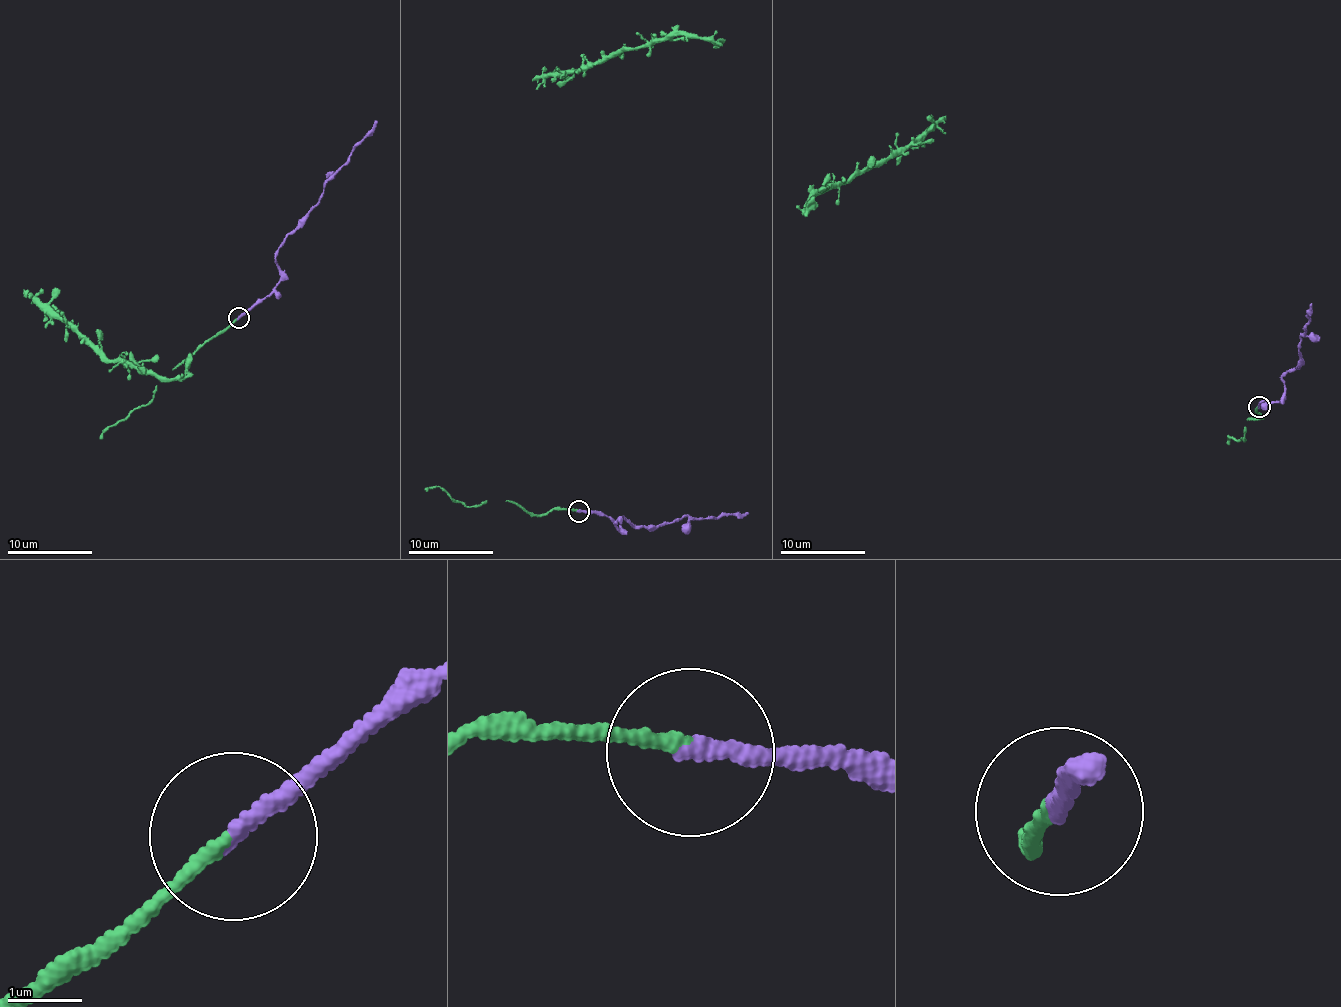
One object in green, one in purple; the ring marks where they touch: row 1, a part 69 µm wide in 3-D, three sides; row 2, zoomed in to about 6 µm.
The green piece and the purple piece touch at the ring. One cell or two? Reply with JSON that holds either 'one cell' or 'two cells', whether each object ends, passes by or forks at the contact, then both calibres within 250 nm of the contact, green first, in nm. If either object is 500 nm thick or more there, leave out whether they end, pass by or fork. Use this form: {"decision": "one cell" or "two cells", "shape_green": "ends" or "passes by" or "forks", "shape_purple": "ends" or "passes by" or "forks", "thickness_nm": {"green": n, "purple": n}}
{"decision": "one cell", "shape_green": "ends", "shape_purple": "ends", "thickness_nm": {"green": 170, "purple": 200}}

